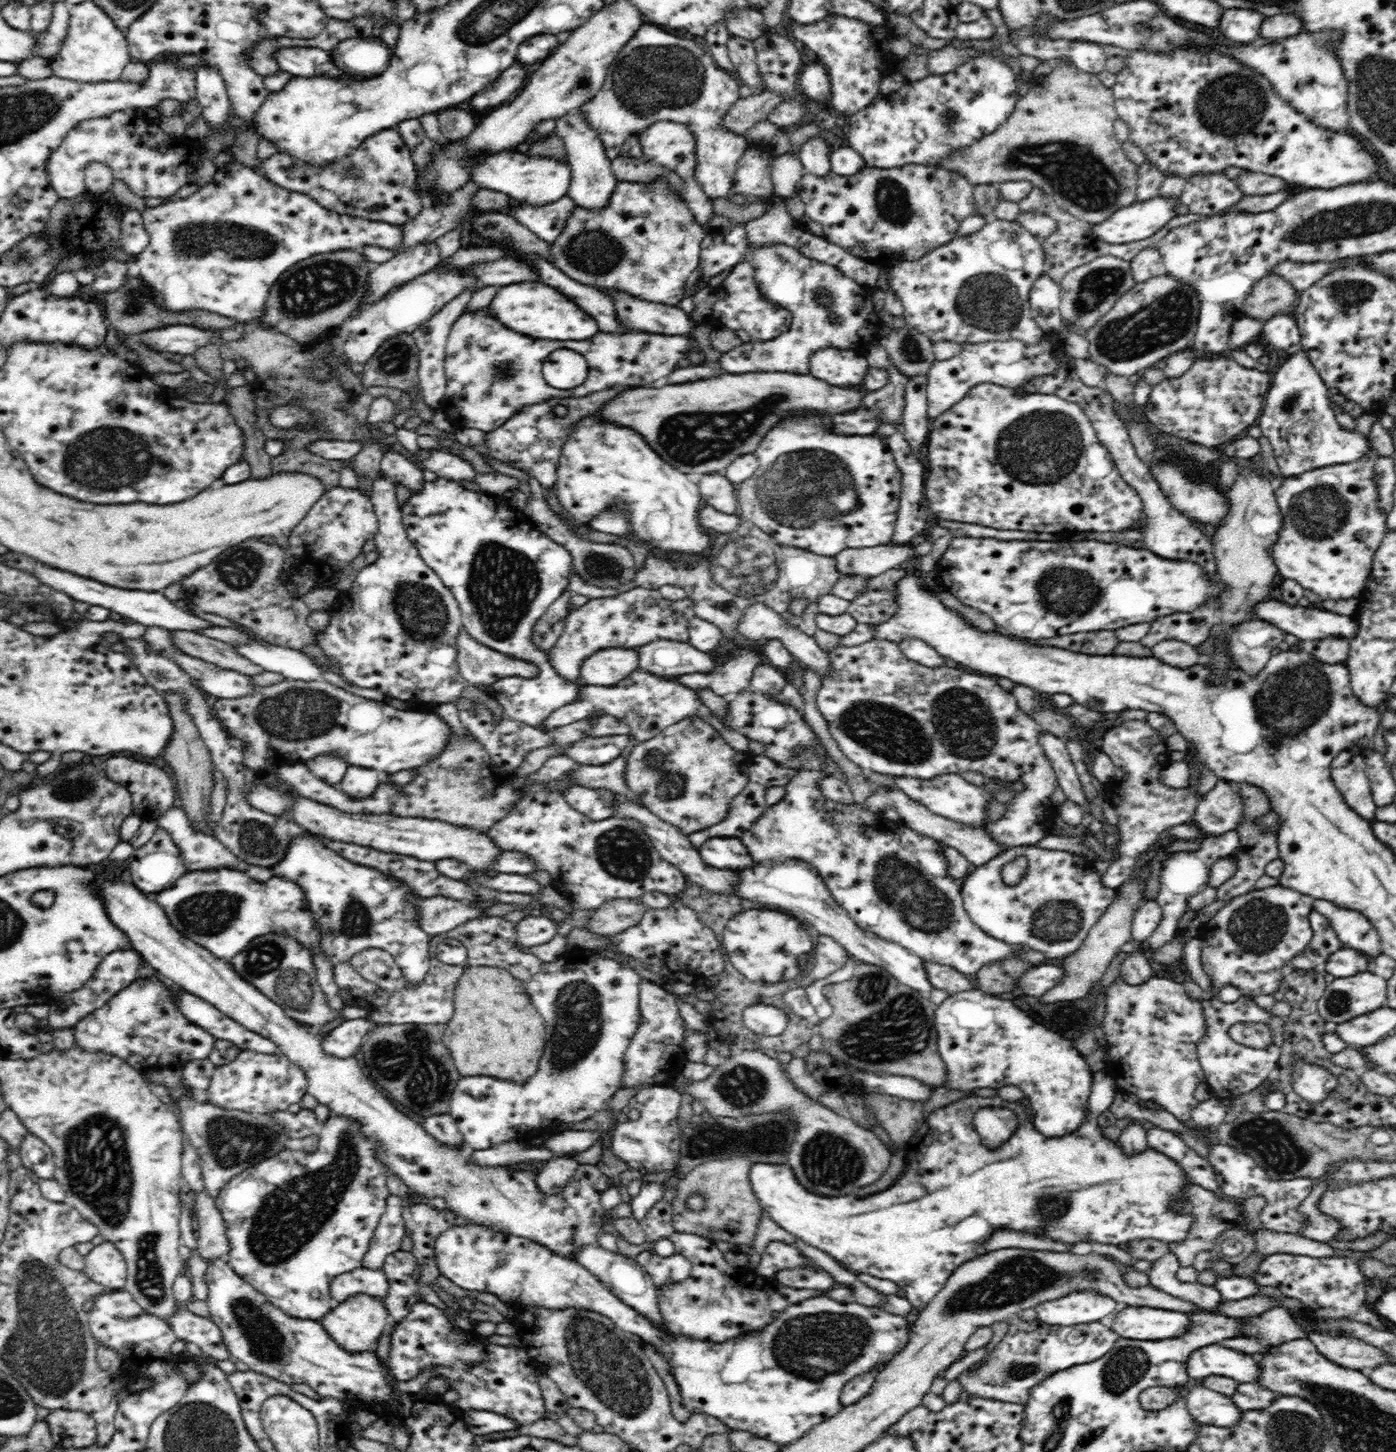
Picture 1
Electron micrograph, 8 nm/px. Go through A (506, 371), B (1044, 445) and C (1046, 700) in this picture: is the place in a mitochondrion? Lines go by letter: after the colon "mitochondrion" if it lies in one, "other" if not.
A: mitochondrion
B: mitochondrion
C: other

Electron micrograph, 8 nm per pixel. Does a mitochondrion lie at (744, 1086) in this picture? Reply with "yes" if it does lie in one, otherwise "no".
yes

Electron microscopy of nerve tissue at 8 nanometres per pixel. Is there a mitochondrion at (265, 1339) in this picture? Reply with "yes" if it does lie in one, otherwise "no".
yes

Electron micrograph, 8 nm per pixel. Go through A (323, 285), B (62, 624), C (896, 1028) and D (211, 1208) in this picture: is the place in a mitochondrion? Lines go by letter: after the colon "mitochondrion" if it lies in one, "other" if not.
A: mitochondrion
B: other
C: mitochondrion
D: other

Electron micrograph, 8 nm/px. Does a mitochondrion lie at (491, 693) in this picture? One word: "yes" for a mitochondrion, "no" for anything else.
no

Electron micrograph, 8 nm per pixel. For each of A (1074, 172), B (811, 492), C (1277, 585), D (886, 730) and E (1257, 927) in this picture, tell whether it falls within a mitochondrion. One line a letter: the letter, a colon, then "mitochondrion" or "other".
A: mitochondrion
B: mitochondrion
C: other
D: mitochondrion
E: mitochondrion

